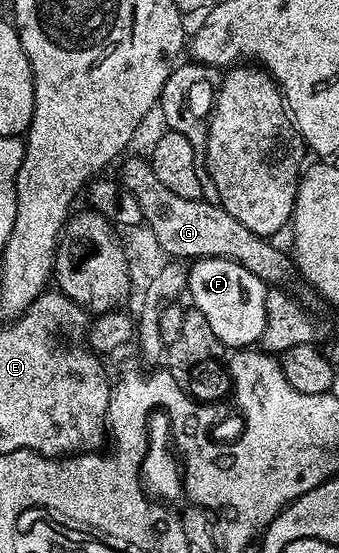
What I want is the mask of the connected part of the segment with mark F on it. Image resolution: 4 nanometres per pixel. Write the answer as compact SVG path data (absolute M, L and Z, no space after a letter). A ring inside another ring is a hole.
M222 257L195 260L187 270L187 275L186 291L189 296L192 294L191 306L198 313L202 313L202 317L206 317L210 330L214 332L214 337L218 337L218 341L223 343L225 348L248 349L263 340L266 329L266 297L270 290L269 284L254 277L254 273L250 273L250 269Z

